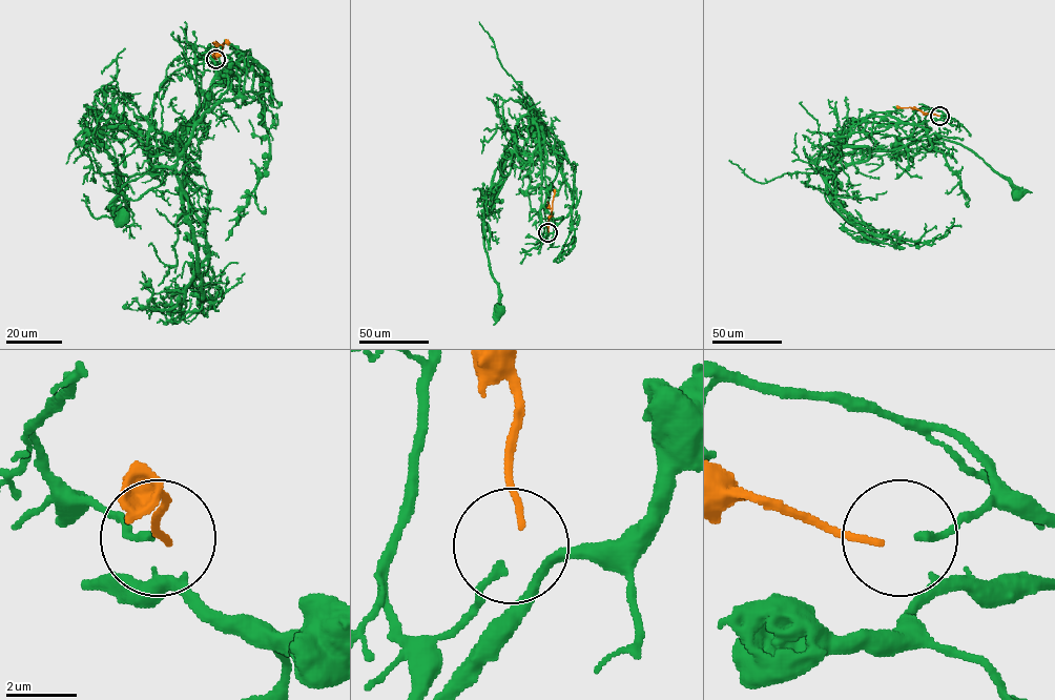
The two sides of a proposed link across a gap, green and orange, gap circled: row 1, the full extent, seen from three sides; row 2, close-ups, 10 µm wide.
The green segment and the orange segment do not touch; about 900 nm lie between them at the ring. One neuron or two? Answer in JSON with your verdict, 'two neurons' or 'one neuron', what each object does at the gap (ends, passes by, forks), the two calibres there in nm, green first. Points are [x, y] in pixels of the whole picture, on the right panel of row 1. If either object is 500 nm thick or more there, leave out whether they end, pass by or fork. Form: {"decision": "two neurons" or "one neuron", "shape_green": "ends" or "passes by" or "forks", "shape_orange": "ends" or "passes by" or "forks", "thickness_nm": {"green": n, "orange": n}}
{"decision": "two neurons", "shape_green": "ends", "shape_orange": "ends", "thickness_nm": {"green": 220, "orange": 180}}

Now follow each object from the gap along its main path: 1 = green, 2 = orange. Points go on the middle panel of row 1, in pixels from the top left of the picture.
1: (547, 233), (543, 208), (557, 158), (539, 140), (532, 162), (516, 150), (507, 161), (484, 219), (498, 308)
2: (549, 232), (553, 189)

